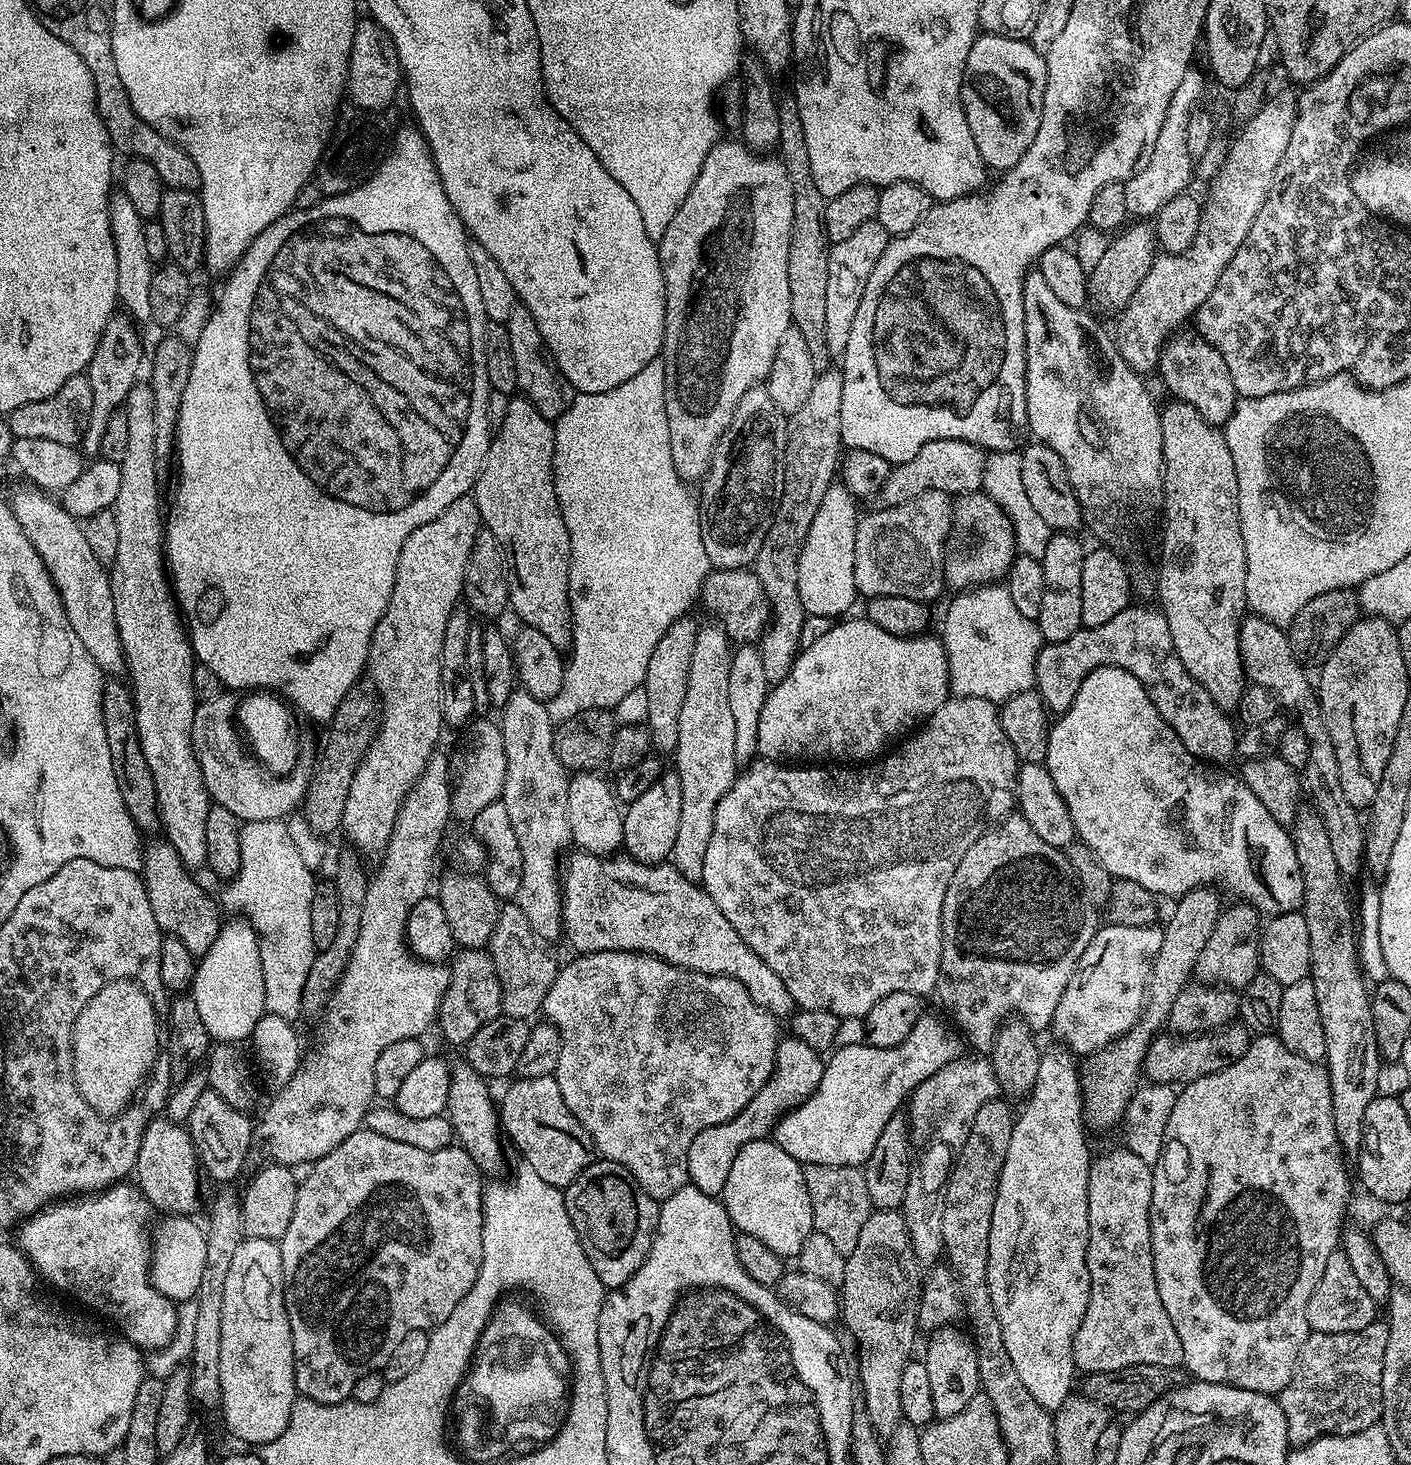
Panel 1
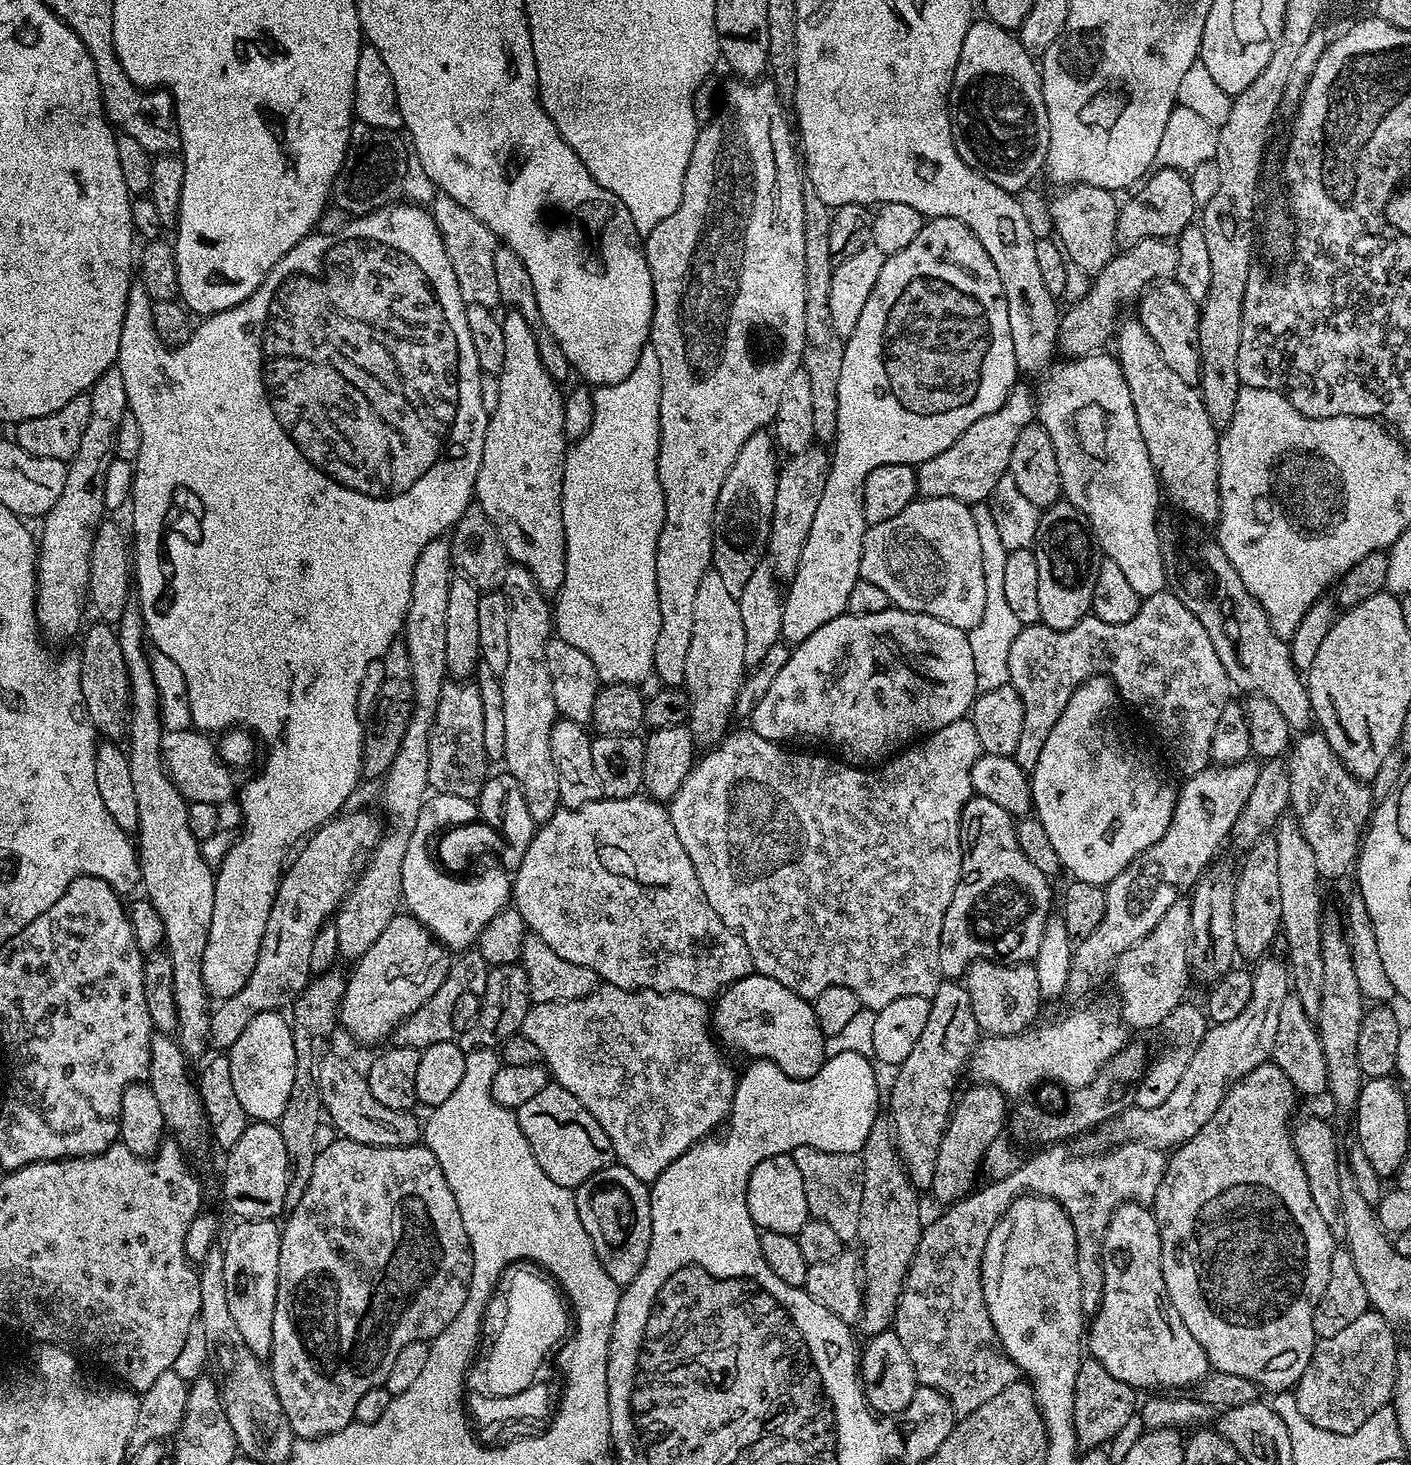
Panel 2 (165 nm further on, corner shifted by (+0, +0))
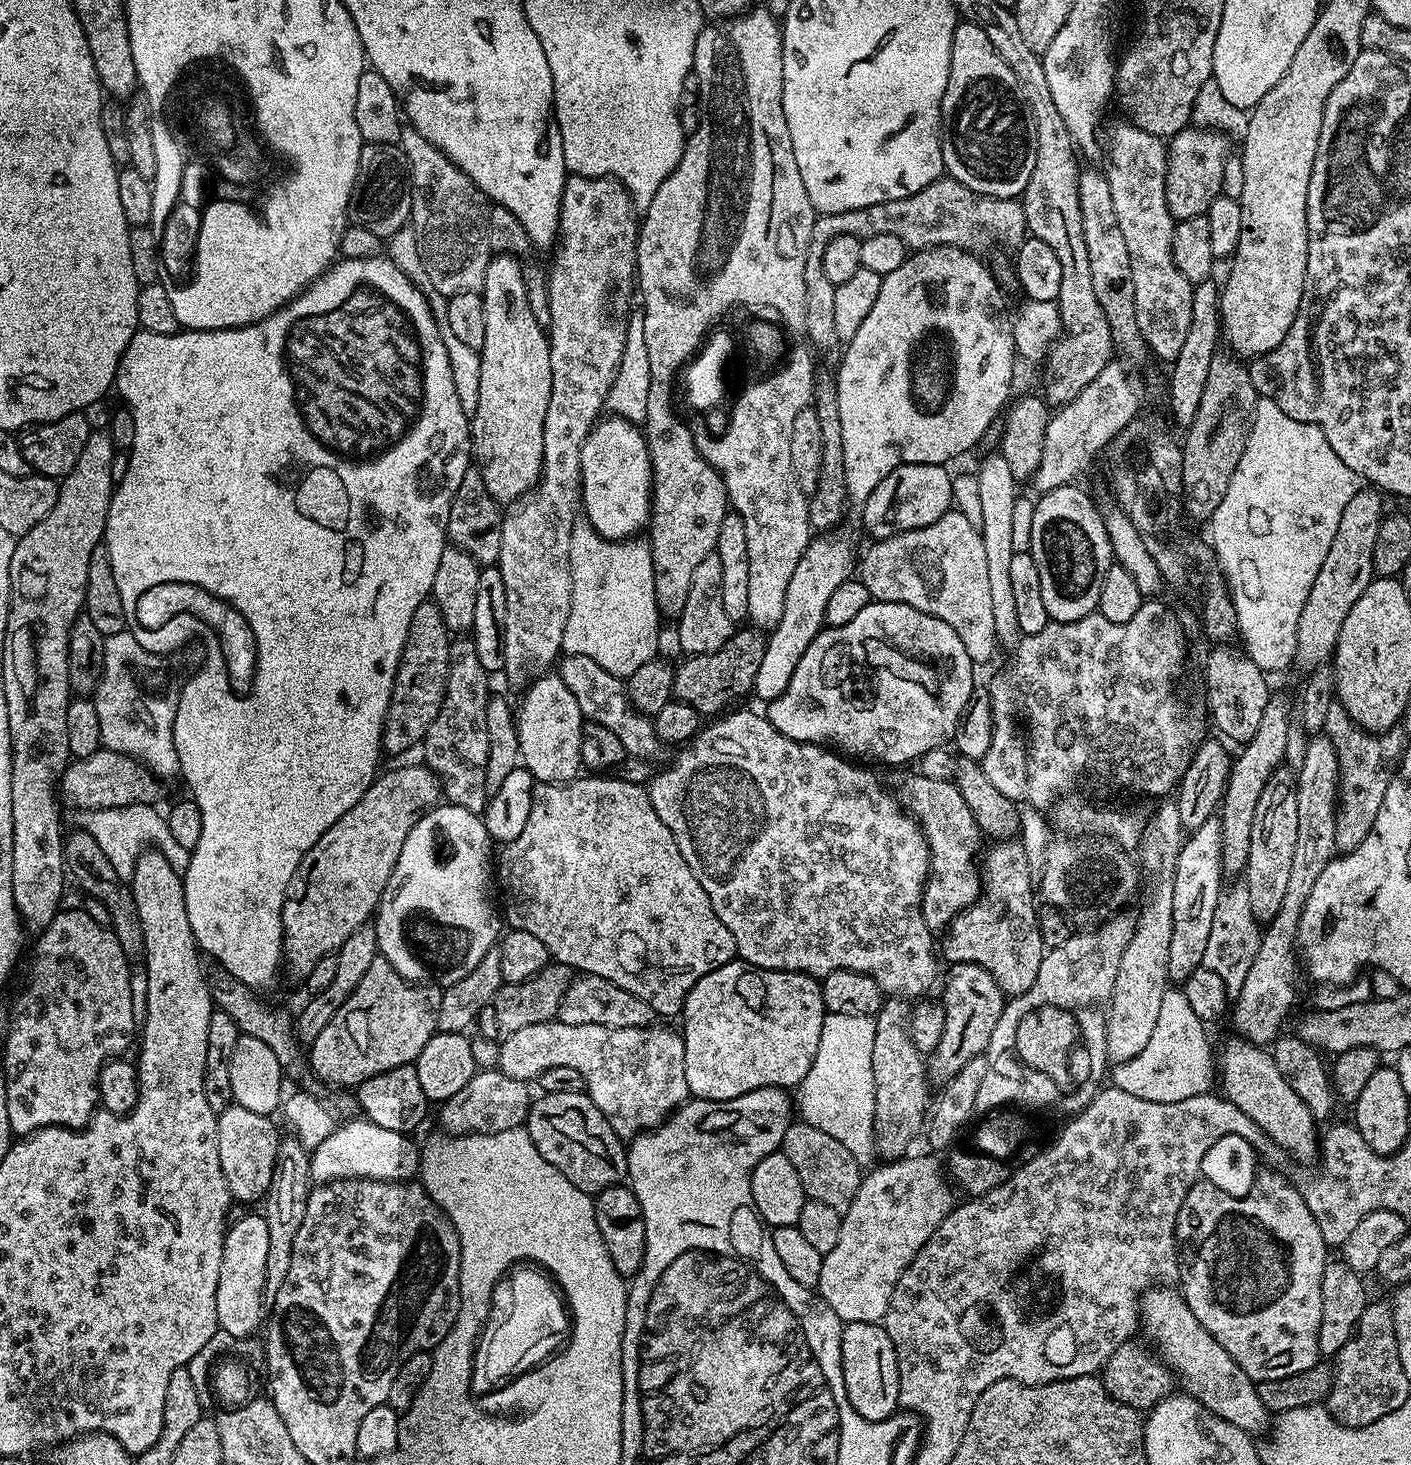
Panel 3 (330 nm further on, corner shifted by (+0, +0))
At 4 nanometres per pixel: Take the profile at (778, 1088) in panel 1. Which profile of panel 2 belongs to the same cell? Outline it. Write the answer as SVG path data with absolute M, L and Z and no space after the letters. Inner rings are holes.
M753 974L724 989L714 1004L732 1008L732 1036L748 1058L774 1062L795 1080L809 1080L824 1065L826 1037L818 1026L818 1018L814 1018L811 1003L794 994L794 990L786 990L782 982Z

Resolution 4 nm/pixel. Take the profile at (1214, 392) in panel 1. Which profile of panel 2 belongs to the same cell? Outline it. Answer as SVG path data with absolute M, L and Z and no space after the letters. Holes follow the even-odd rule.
M1175 279L1156 282L1149 287L1148 291L1140 297L1138 301L1138 318L1142 326L1154 338L1154 346L1162 350L1162 358L1166 358L1166 366L1182 378L1182 382L1193 386L1199 385L1200 382L1200 347L1198 346L1198 322L1200 321L1201 309L1178 286Z

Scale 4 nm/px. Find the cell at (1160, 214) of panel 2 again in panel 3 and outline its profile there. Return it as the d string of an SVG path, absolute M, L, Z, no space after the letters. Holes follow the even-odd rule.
M1189 126L1174 134L1166 144L1166 206L1172 219L1179 222L1207 213L1210 202L1221 195L1224 162L1230 155L1229 137L1210 128Z

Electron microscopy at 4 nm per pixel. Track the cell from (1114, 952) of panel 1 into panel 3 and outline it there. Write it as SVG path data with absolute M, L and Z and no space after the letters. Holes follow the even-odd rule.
M1213 818L1202 822L1202 826L1191 829L1190 835L1185 839L1184 843L1180 845L1180 853L1176 859L1176 867L1172 874L1172 897L1174 898L1174 930L1172 931L1172 937L1170 938L1170 962L1168 963L1168 979L1172 982L1183 982L1190 978L1190 974L1194 974L1196 968L1201 967L1203 962L1203 955L1205 953L1206 942L1209 941L1210 926L1213 925L1214 910L1218 904L1218 900L1222 893L1222 886L1220 886L1220 876L1222 877L1222 869L1220 862L1222 860L1222 830L1220 829L1219 819Z

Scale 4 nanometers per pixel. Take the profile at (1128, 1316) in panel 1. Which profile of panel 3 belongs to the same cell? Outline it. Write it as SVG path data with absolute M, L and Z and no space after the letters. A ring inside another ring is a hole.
M1153 1286L1144 1293L1140 1306L1140 1328L1142 1336L1144 1332L1143 1339L1172 1369L1179 1387L1181 1384L1184 1387L1181 1389L1212 1415L1249 1434L1269 1423L1270 1413L1266 1406L1262 1406L1262 1398L1256 1389L1257 1381L1251 1380L1246 1370L1242 1370L1242 1366L1238 1366L1238 1362L1234 1362L1234 1358L1230 1358L1230 1354L1226 1354L1220 1343L1204 1329L1202 1322L1194 1318L1190 1306L1175 1287Z

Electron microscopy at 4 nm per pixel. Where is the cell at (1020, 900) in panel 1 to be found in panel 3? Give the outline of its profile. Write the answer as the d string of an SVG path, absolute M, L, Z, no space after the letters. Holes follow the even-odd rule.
M913 776L913 780L904 784L902 804L916 817L928 843L928 881L924 883L922 918L926 918L926 926L932 933L940 934L963 908L968 908L980 897L982 872L978 867L978 853L982 833L970 806L966 806L952 780Z

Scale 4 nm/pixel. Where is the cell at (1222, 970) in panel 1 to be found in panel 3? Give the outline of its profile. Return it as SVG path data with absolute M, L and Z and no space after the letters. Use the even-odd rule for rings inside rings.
M1284 766L1277 768L1266 782L1266 790L1262 790L1254 810L1250 854L1242 880L1248 885L1250 907L1259 922L1274 919L1278 910L1282 910L1282 898L1286 898L1286 886L1290 883L1290 866L1294 859L1294 846L1298 842L1298 798L1293 784L1293 774Z

